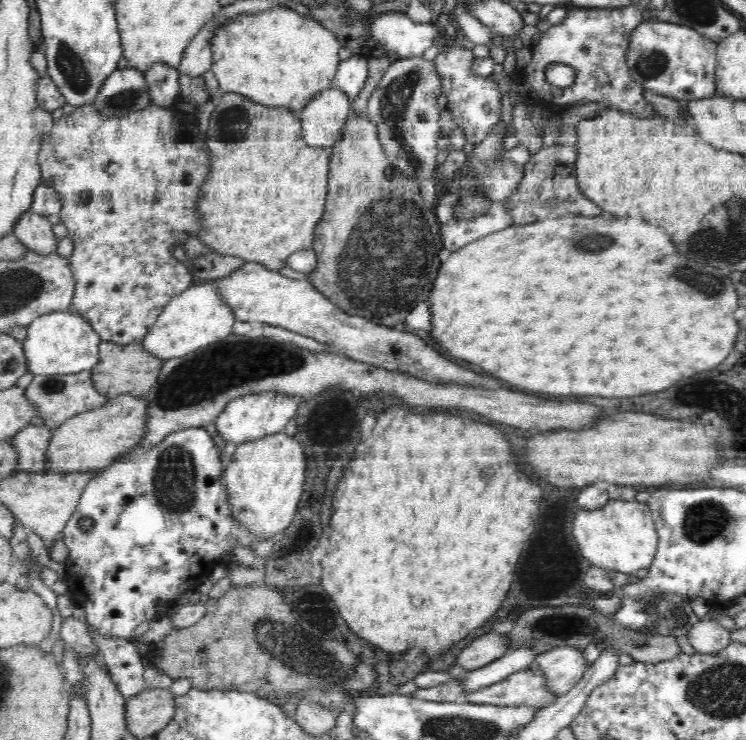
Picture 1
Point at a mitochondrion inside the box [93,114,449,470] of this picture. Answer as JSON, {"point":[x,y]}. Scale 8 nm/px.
{"point":[387,268]}

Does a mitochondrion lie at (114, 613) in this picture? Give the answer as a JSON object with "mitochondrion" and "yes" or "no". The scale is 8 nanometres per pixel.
{"mitochondrion":"no"}

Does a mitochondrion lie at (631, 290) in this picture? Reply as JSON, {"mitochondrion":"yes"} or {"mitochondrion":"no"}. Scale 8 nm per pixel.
{"mitochondrion":"no"}

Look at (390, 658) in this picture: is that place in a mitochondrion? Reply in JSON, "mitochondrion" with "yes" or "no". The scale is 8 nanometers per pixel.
{"mitochondrion":"no"}

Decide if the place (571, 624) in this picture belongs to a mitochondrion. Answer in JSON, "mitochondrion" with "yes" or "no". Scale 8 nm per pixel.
{"mitochondrion":"yes"}

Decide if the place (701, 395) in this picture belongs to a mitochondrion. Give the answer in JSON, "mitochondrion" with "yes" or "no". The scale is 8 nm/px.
{"mitochondrion":"no"}

